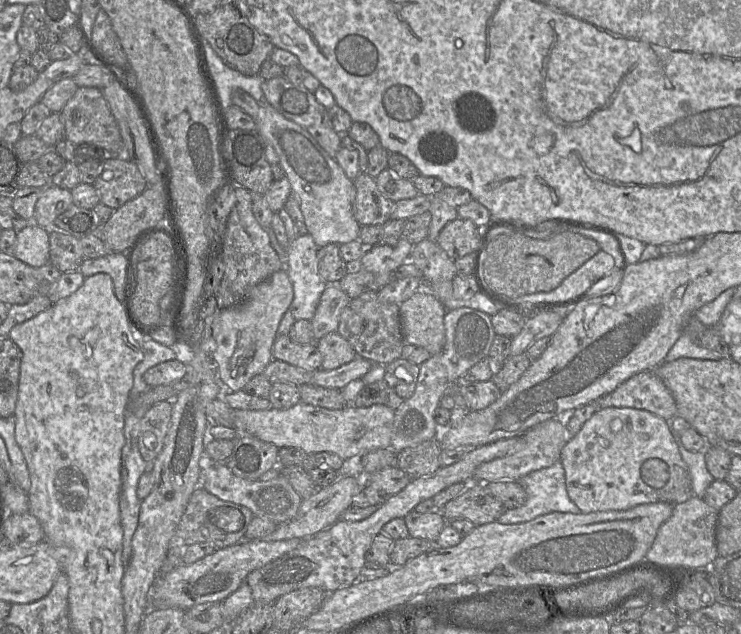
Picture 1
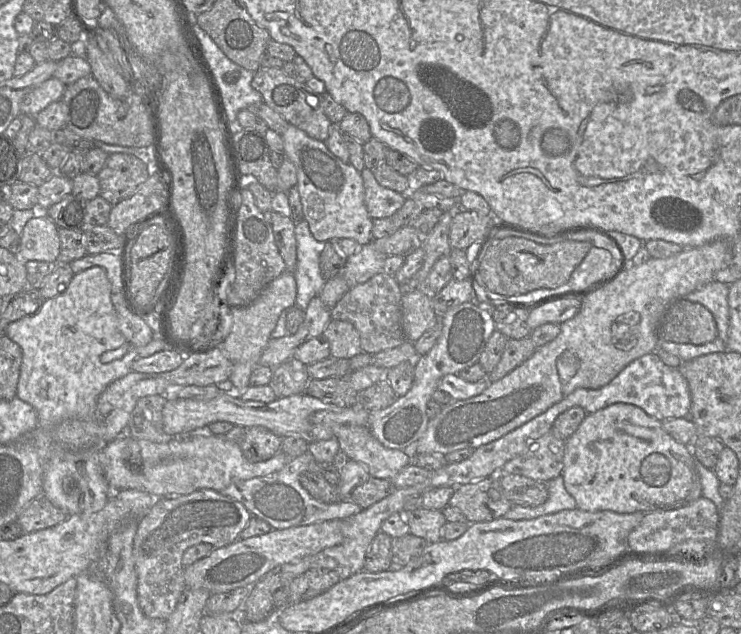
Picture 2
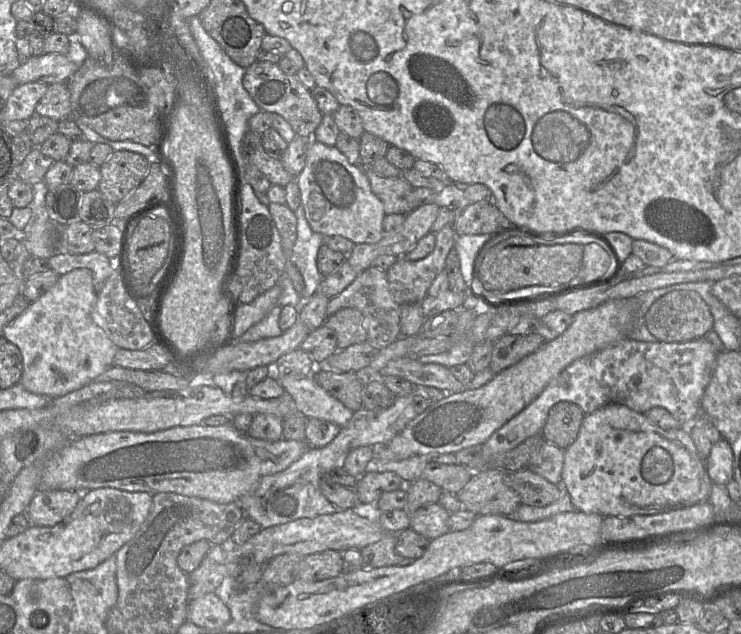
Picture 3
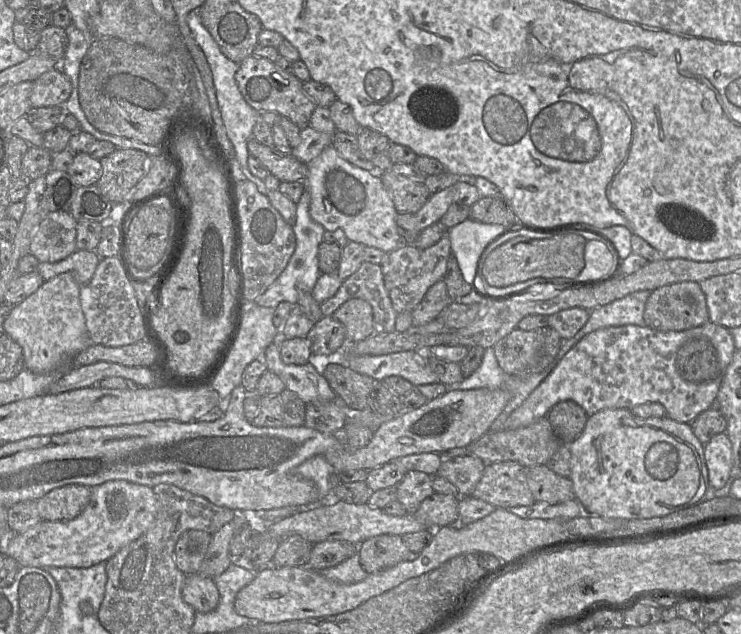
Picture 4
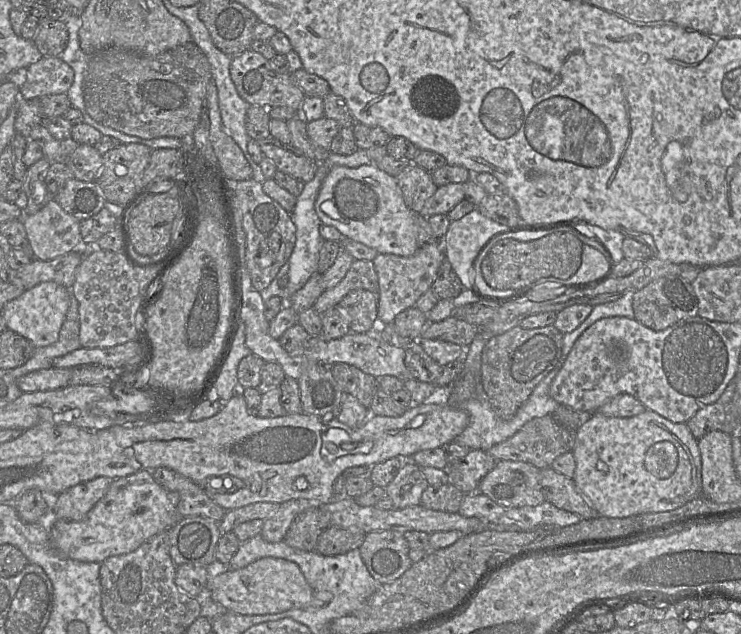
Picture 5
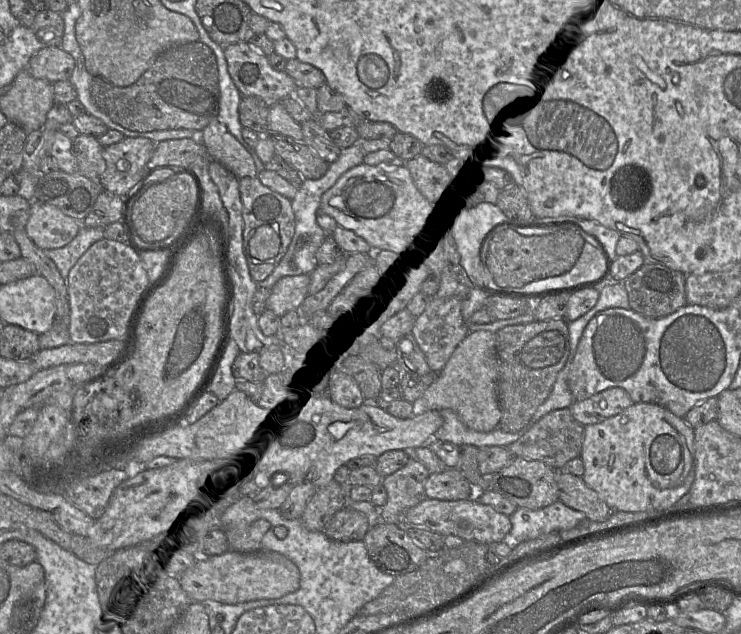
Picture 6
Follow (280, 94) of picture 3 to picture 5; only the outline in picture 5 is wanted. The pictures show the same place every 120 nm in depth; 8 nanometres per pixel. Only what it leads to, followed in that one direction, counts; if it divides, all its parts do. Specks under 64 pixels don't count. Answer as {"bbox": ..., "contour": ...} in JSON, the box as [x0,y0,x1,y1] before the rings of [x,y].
{"bbox":[230,49,306,114],"contour":[[[252,49],[231,58],[230,77],[237,93],[243,100],[250,105],[258,105],[264,108],[285,106],[299,111],[300,114],[300,106],[306,95],[295,84],[291,74],[277,72],[269,60]]]}

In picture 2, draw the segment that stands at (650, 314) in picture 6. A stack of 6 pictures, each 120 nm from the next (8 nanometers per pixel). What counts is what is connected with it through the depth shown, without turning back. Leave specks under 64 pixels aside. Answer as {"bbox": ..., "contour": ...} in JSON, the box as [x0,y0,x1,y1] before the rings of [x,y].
{"bbox":[658,298,718,345],"contour":[[[680,298],[665,311],[658,337],[675,343],[702,345],[718,336],[713,314],[702,304]]]}

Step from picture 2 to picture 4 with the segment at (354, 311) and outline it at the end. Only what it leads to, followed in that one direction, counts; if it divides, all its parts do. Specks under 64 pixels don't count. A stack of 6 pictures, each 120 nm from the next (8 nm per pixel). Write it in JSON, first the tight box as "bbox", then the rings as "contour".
{"bbox":[320,262,398,333],"contour":[[[363,262],[359,269],[346,278],[336,294],[320,304],[323,316],[333,316],[334,312],[347,300],[360,298],[367,301],[373,310],[376,333],[395,331],[398,313],[385,288],[381,266]]]}

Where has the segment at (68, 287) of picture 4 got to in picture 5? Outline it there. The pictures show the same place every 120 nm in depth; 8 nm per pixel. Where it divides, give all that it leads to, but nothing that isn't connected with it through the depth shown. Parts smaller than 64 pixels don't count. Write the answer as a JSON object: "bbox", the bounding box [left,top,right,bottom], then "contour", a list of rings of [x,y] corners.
{"bbox":[1,281,70,348],"contour":[[[53,281],[42,282],[25,290],[8,302],[1,314],[6,328],[28,339],[35,348],[49,346],[59,338],[59,332],[70,305],[69,289]]]}

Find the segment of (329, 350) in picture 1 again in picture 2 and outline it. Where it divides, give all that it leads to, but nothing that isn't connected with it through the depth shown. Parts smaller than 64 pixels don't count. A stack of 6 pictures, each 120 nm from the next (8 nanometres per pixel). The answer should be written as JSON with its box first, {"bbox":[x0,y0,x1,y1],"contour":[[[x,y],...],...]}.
{"bbox":[322,319,362,359],"contour":[[[331,319],[322,335],[330,344],[332,357],[350,359],[362,352],[358,331],[350,322]]]}

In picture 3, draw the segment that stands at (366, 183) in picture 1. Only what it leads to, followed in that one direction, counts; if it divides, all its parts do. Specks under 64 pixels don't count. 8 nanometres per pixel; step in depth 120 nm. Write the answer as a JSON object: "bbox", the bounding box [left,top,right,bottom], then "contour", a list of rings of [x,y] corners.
{"bbox":[365,168,413,215],"contour":[[[365,168],[373,193],[382,201],[386,215],[408,214],[413,208],[413,187],[402,175],[382,177]]]}

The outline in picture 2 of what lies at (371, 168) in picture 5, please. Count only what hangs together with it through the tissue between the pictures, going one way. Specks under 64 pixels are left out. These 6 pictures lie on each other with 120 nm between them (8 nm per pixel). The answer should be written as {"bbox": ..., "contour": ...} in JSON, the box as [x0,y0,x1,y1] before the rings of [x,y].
{"bbox":[281,124,373,246],"contour":[[[289,124],[281,134],[284,155],[296,168],[297,189],[303,209],[303,217],[313,237],[320,242],[351,238],[359,246],[372,241],[373,219],[365,205],[365,191],[361,172],[351,163],[345,163],[327,148],[324,141],[308,136]]]}

